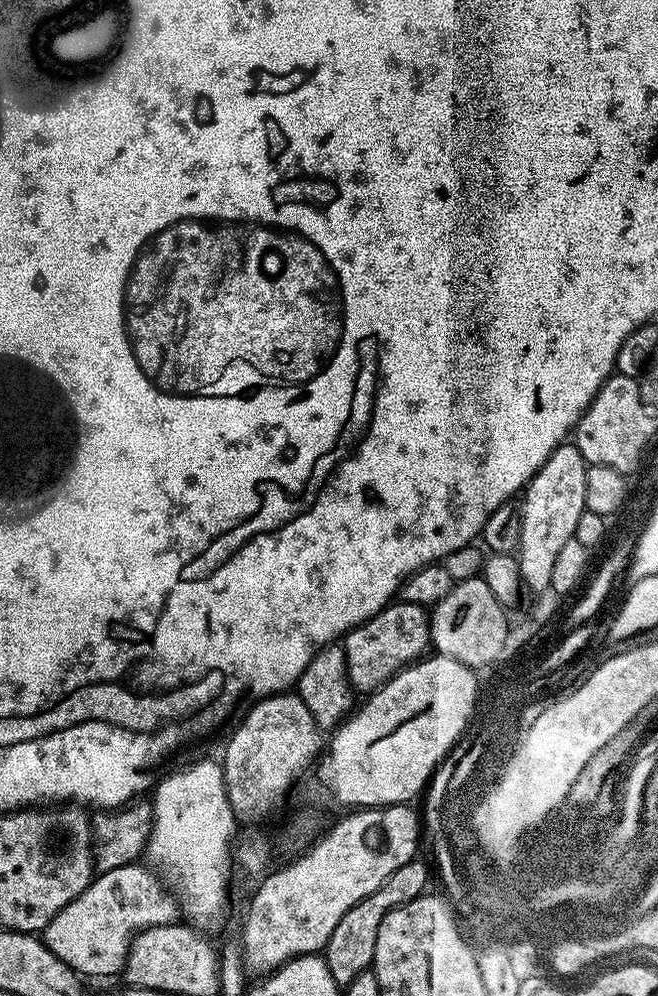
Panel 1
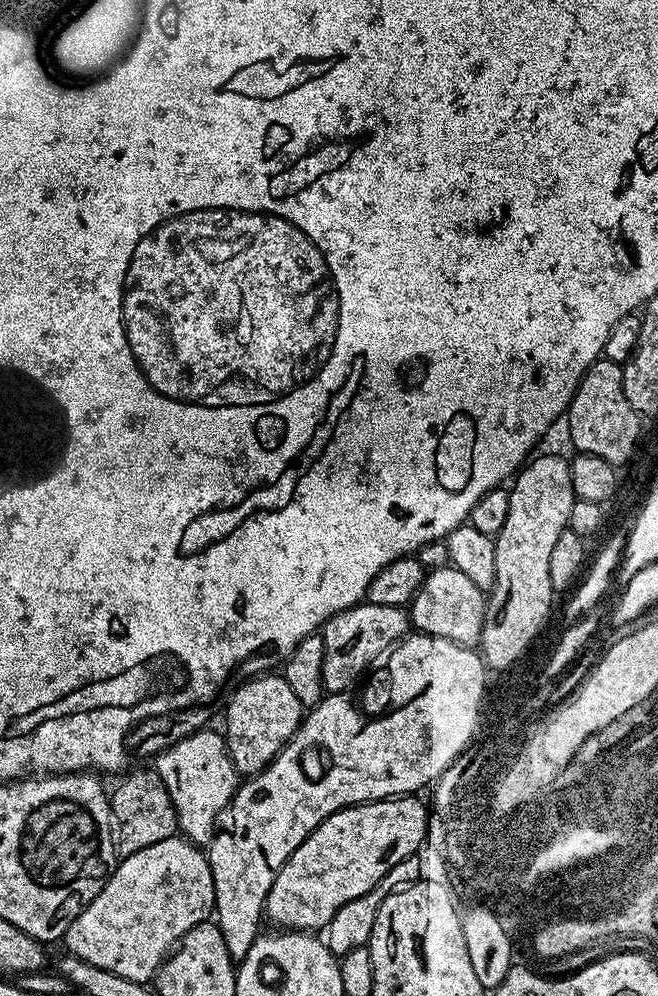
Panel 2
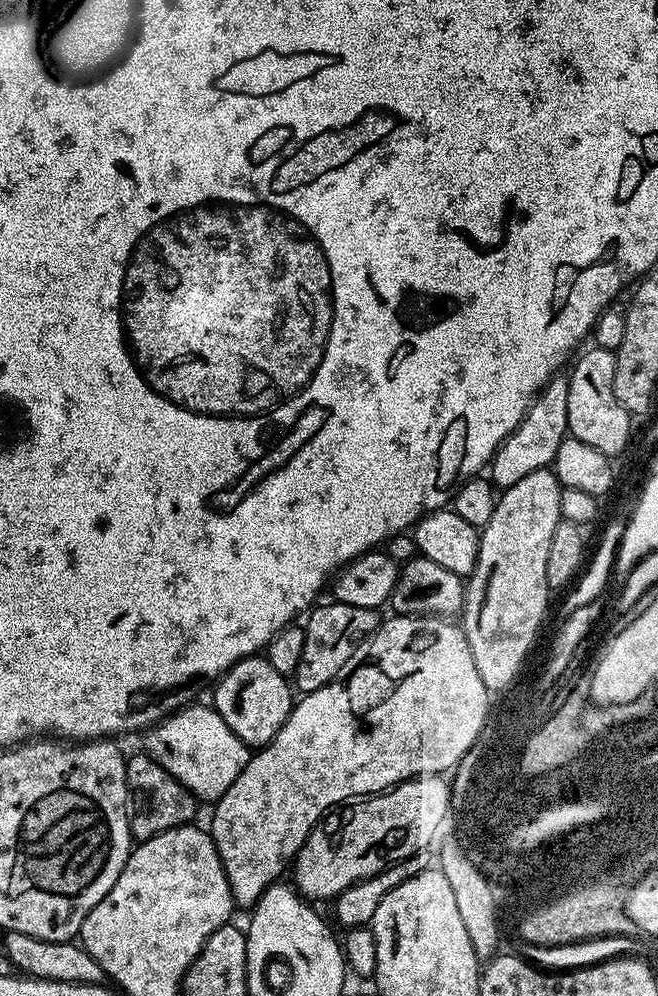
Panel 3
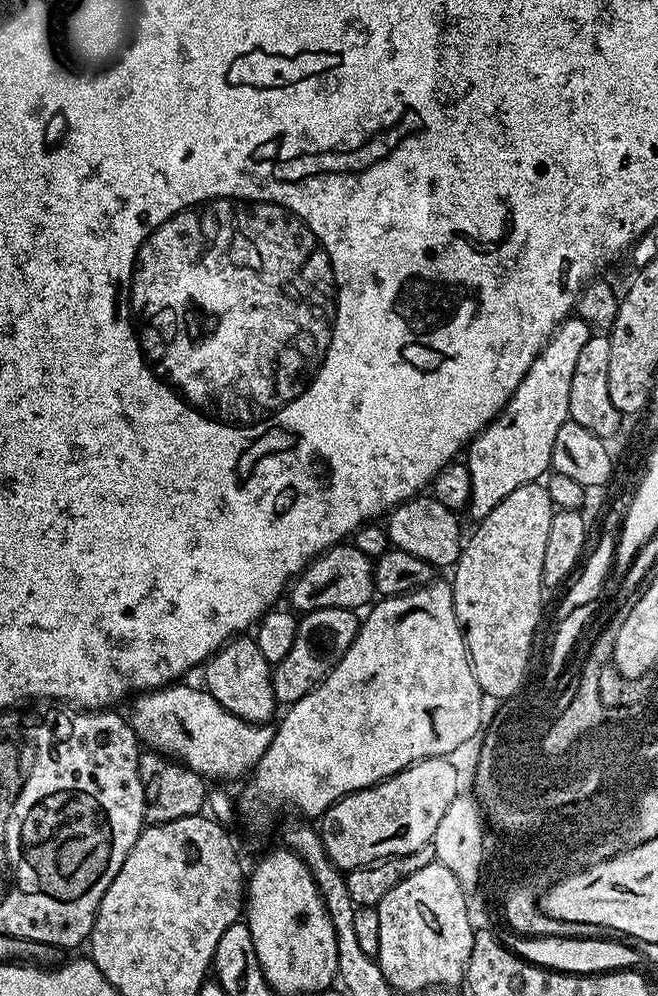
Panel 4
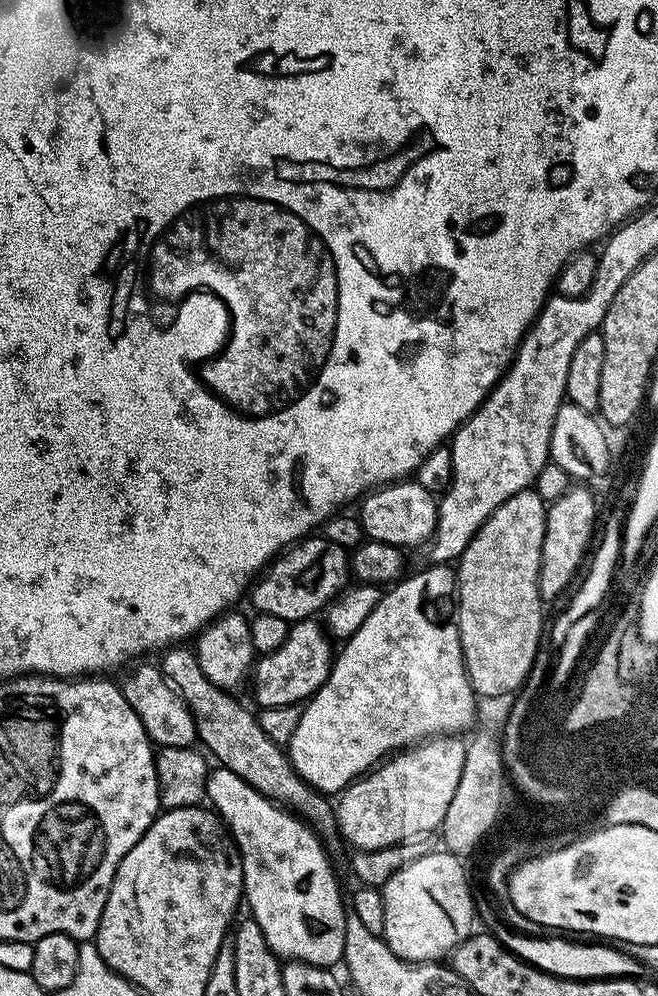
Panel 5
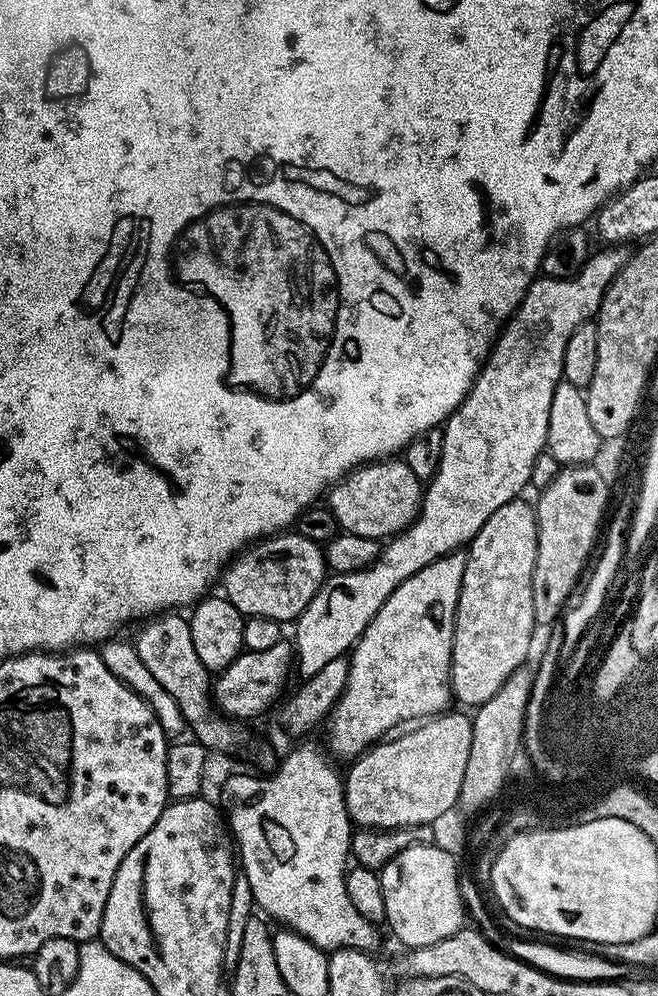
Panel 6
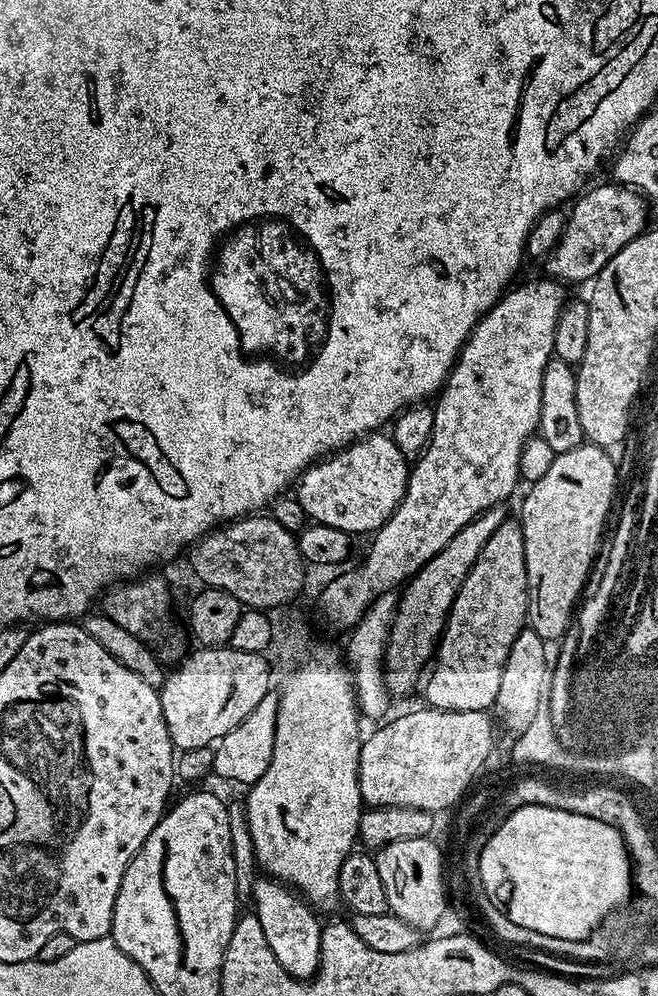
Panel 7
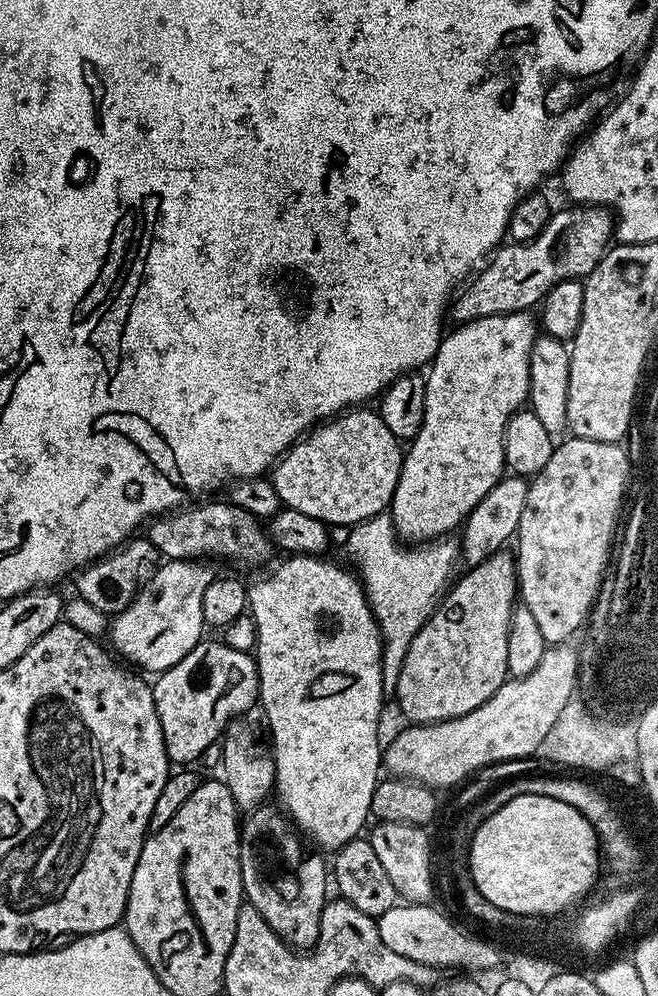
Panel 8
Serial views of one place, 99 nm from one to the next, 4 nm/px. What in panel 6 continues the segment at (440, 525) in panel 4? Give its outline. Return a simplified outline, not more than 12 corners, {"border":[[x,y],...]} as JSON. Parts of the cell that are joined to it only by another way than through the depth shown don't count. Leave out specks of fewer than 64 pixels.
{"border":[[403,458],[355,468],[326,493],[343,531],[384,542],[420,513]]}

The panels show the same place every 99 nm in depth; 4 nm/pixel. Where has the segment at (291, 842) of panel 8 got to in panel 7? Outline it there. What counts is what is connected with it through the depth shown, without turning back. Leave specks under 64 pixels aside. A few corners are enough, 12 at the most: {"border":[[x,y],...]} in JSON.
{"border":[[257,879],[251,903],[282,970],[310,980],[324,945],[317,909]]}

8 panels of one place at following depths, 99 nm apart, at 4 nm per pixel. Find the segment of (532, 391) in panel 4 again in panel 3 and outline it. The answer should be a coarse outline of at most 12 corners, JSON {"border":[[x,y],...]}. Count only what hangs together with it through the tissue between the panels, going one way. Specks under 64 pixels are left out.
{"border":[[553,376],[497,448],[501,489],[551,465],[569,435],[568,376]]}

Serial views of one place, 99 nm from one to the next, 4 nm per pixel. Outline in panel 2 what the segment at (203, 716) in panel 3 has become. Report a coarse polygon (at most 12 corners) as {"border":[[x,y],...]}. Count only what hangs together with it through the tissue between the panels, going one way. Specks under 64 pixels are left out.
{"border":[[189,732],[154,760],[179,831],[211,840],[238,773],[225,737]]}

